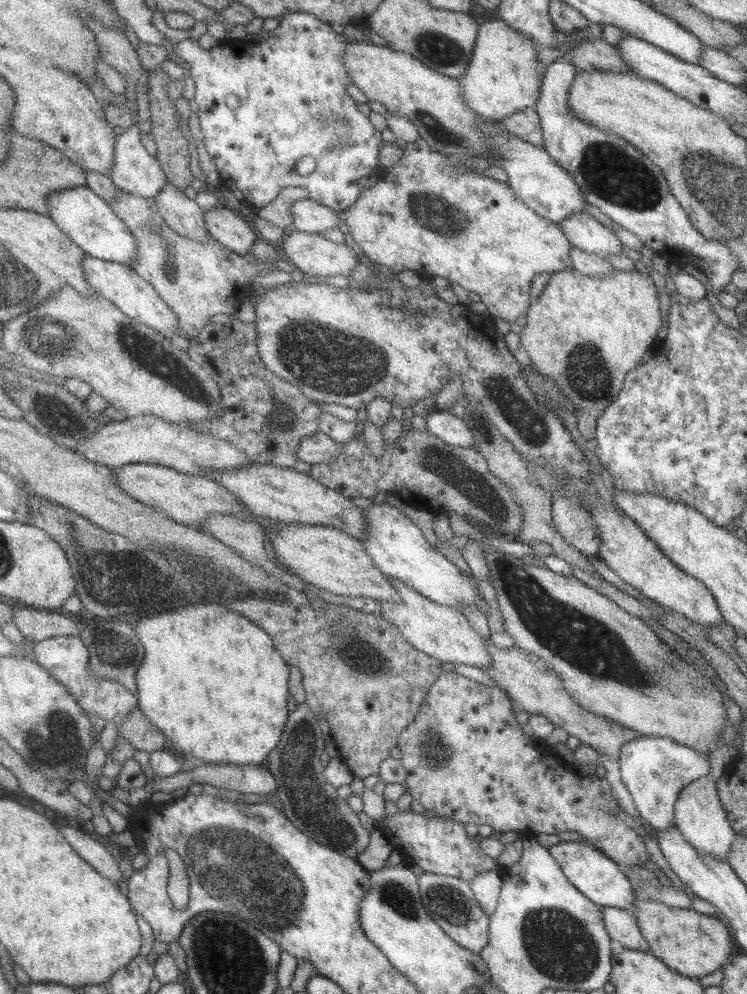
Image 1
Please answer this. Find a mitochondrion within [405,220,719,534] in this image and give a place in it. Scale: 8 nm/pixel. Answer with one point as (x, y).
(452, 468)

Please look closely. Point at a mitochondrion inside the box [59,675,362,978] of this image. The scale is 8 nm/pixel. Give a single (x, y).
(228, 859)

